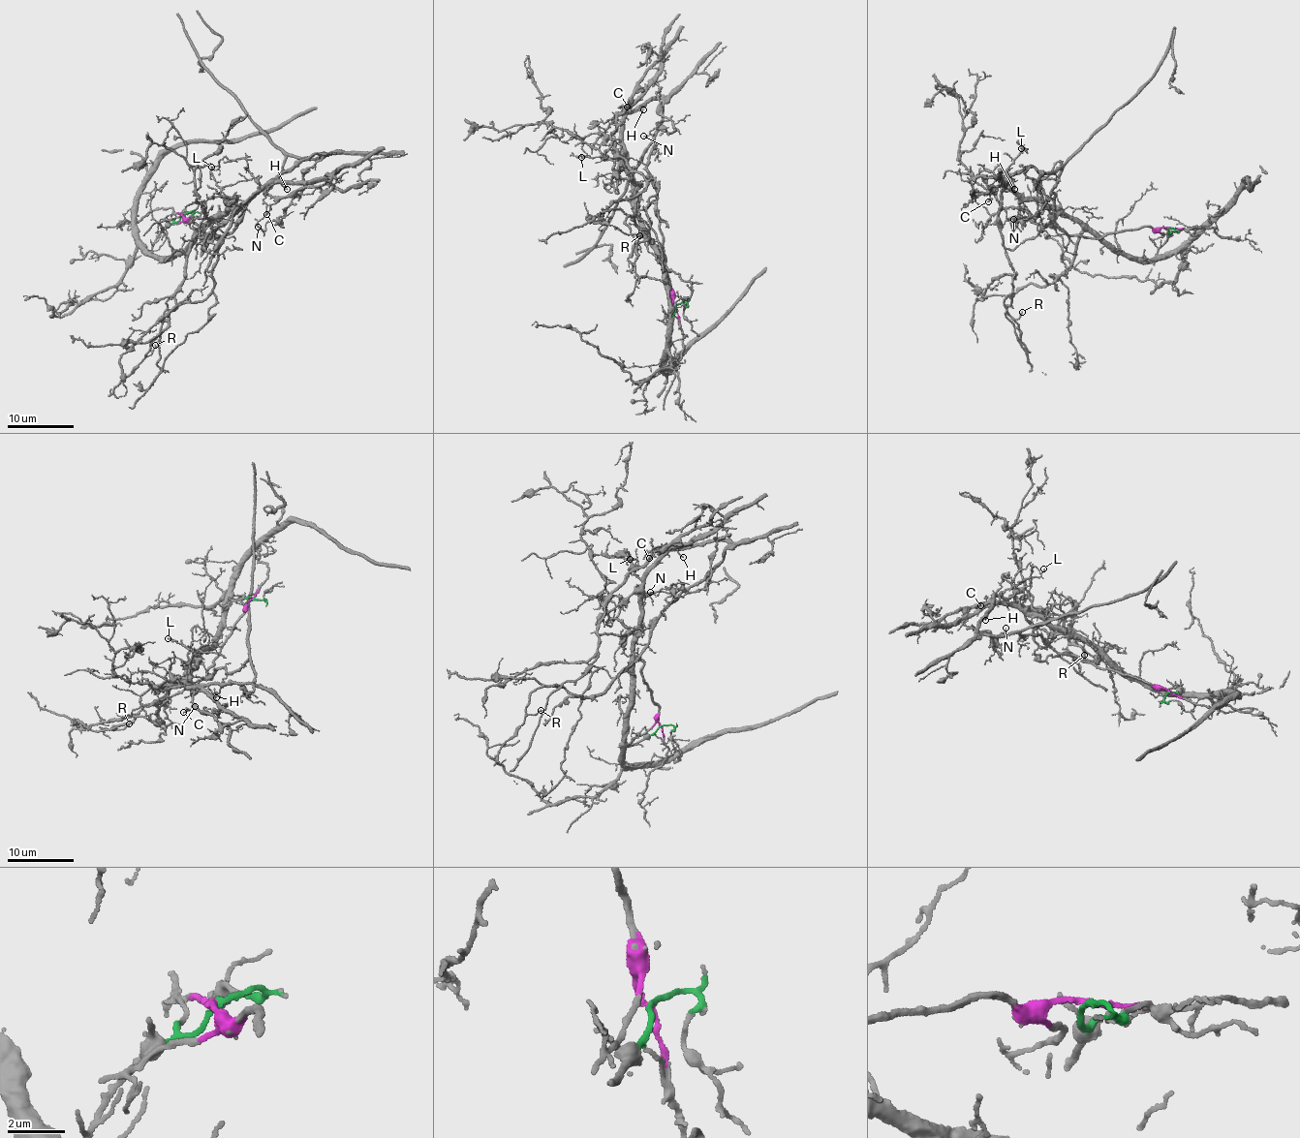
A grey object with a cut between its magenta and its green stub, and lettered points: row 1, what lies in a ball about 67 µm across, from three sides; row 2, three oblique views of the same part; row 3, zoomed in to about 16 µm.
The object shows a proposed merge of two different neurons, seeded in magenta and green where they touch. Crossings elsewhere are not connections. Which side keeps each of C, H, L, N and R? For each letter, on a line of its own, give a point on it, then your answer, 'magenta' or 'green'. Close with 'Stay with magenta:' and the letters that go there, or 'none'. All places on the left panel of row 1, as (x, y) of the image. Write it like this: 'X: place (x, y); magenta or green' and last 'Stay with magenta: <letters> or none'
C: place (266, 214); magenta
H: place (287, 189); magenta
L: place (211, 167); green
N: place (258, 227); magenta
R: place (155, 345); green
Stay with magenta: C, H, N

